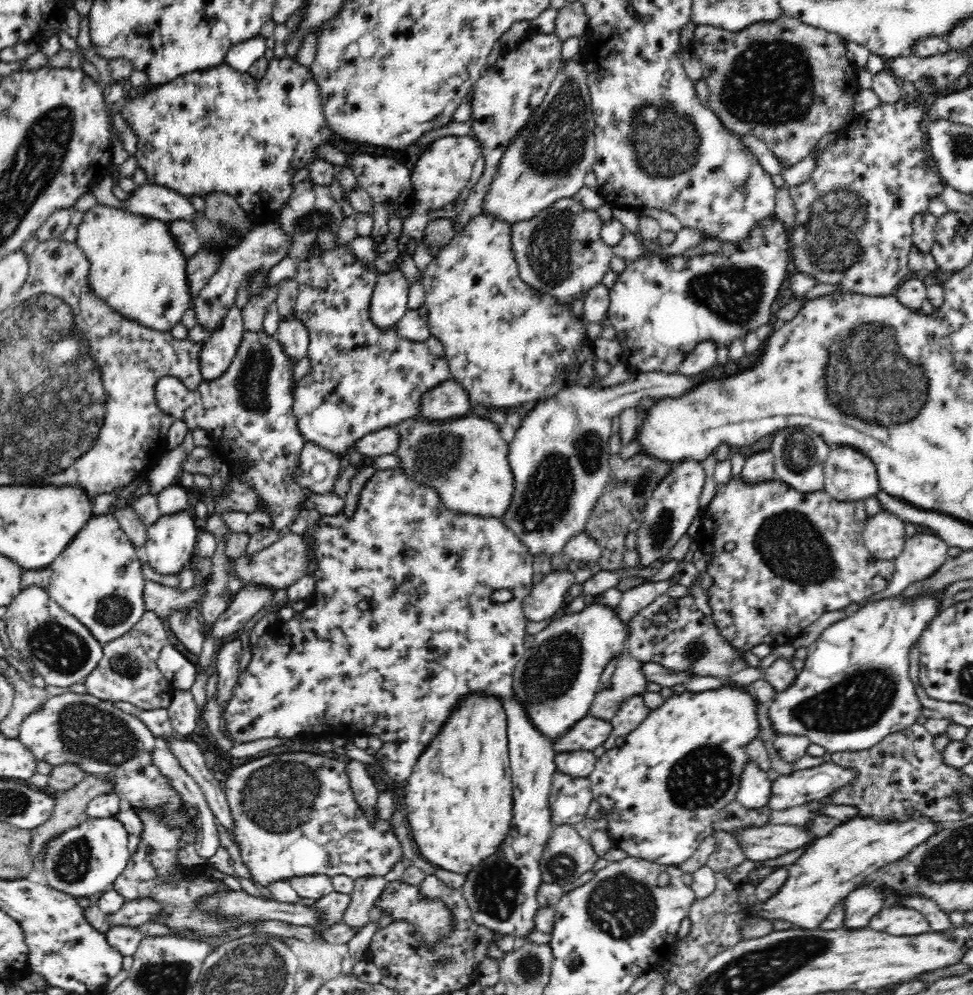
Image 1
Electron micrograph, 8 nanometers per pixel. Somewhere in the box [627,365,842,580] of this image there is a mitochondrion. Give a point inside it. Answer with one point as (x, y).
(799, 454)

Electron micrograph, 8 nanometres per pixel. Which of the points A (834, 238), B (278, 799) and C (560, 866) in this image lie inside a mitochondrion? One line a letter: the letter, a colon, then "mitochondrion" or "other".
A: mitochondrion
B: mitochondrion
C: mitochondrion

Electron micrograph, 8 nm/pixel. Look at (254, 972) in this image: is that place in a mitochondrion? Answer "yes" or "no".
yes

